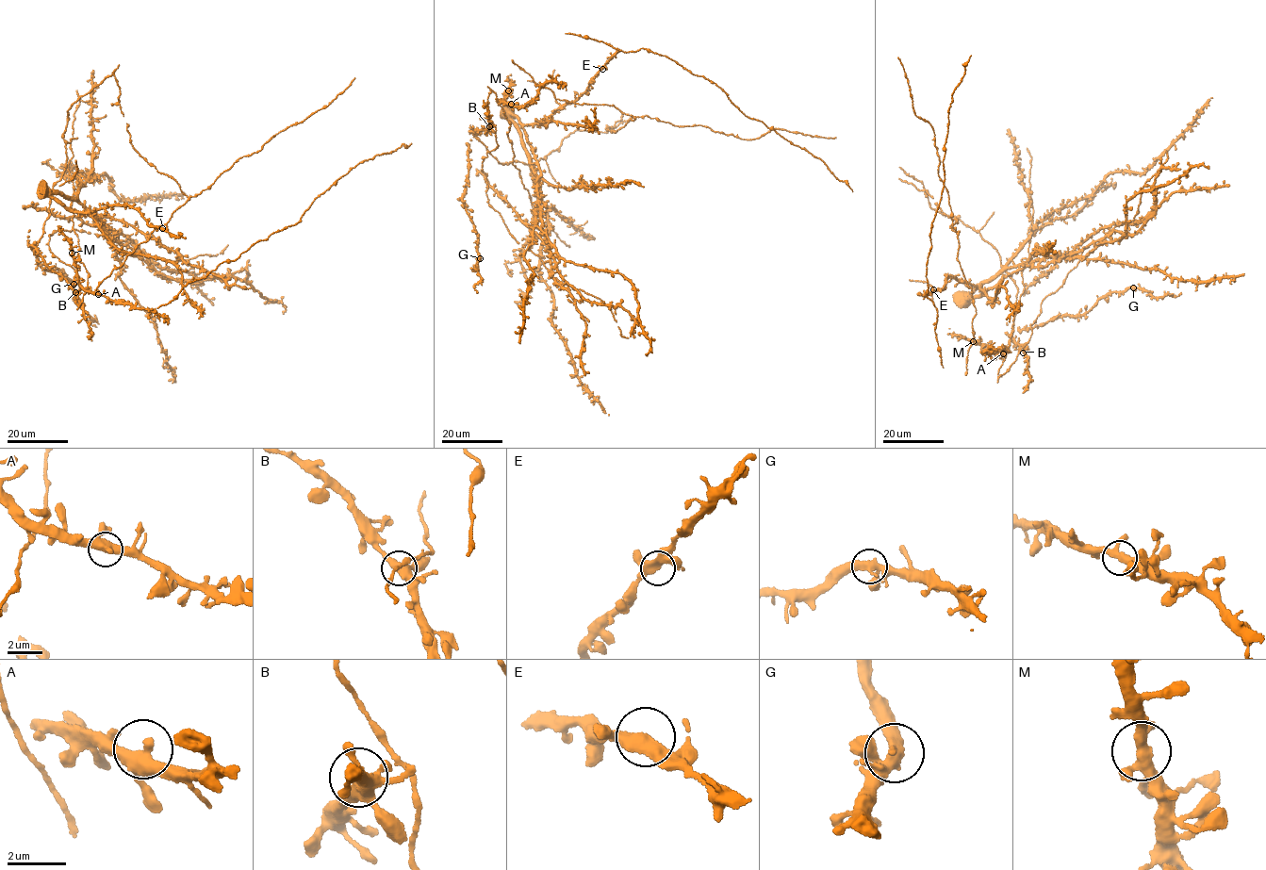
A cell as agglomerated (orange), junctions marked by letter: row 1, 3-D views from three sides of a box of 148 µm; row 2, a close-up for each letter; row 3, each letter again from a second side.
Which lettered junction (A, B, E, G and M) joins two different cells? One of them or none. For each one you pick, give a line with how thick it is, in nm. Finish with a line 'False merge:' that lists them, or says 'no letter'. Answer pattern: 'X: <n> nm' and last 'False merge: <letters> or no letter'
False merge: no letter

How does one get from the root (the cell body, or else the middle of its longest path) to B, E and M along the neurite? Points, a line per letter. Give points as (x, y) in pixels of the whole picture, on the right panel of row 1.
B: (1007, 352), (999, 376), (1006, 372), (1026, 345), (1023, 352)
E: (1007, 352), (1029, 239), (968, 298), (982, 294), (952, 275), (945, 287), (933, 289)
M: (1007, 352), (1004, 359), (973, 341)

